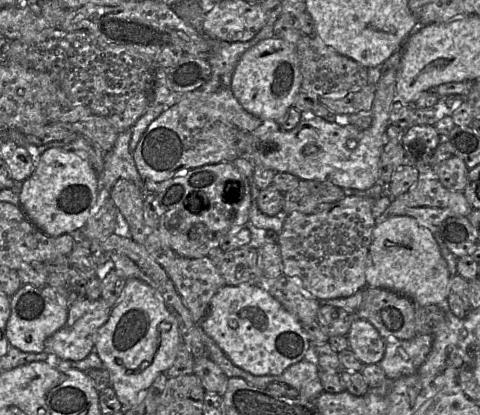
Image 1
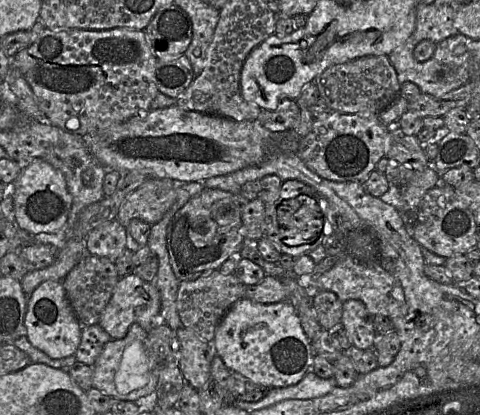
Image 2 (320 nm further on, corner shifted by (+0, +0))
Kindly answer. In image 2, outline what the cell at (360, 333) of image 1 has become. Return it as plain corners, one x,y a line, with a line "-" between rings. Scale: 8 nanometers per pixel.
350,299
342,304
341,327
352,345
361,350
372,349
376,331
363,302

